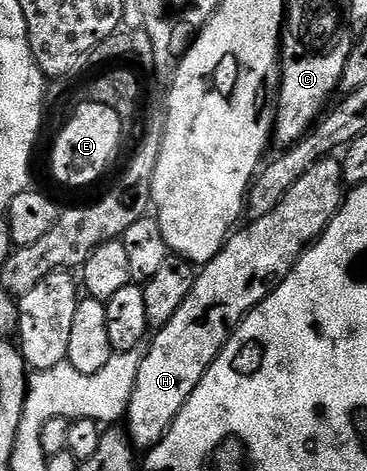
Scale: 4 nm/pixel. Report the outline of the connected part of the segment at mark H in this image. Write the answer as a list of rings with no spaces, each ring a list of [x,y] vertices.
[[[329,155],[310,167],[310,171],[306,171],[306,175],[302,175],[302,179],[290,187],[288,194],[280,200],[278,207],[274,207],[274,211],[270,211],[270,215],[262,215],[262,219],[245,224],[245,229],[237,228],[225,241],[220,253],[214,255],[214,259],[210,259],[197,272],[194,287],[190,295],[186,295],[186,303],[182,303],[178,315],[174,315],[170,323],[158,330],[156,338],[151,338],[152,346],[150,341],[144,350],[142,367],[138,367],[138,379],[134,379],[134,395],[130,395],[126,414],[128,440],[137,450],[152,449],[168,434],[169,427],[182,411],[186,399],[194,395],[194,387],[198,387],[202,375],[206,375],[214,359],[222,352],[230,334],[239,327],[253,307],[261,305],[267,299],[274,282],[284,278],[296,266],[304,250],[323,235],[326,226],[332,222],[332,216],[344,204],[345,196],[344,166],[335,156]]]

